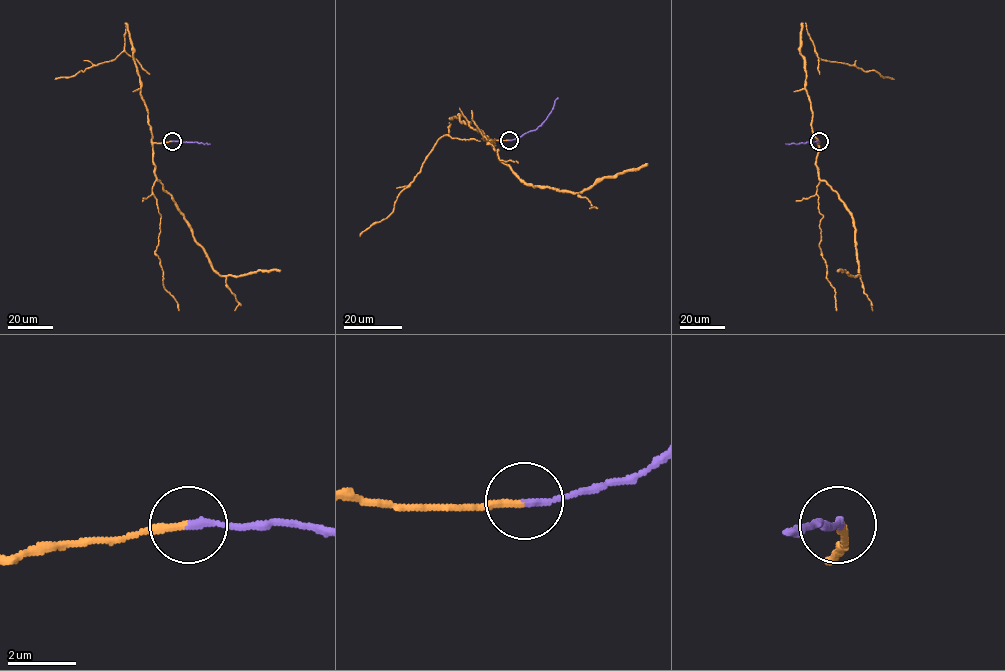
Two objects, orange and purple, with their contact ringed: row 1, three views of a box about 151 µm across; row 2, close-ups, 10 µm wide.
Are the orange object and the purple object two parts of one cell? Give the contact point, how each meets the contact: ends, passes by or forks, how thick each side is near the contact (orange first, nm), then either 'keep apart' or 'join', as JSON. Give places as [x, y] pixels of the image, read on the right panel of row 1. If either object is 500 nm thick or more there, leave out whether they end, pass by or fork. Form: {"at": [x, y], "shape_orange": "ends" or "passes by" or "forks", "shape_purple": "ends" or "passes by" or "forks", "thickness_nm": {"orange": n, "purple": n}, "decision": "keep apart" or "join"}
{"at": [819, 141], "shape_orange": "ends", "shape_purple": "ends", "thickness_nm": {"orange": 240, "purple": 240}, "decision": "join"}

